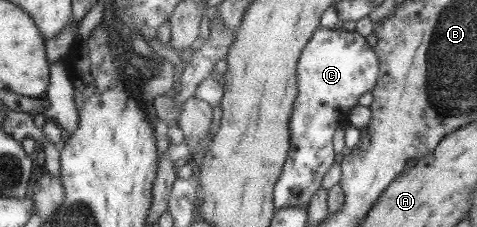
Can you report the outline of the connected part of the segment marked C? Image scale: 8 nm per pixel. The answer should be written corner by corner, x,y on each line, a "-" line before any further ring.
318,27
304,49
297,62
297,98
293,104
292,117
289,118
290,150
281,175
273,187
273,207
282,209
286,207
304,207
314,191
320,187
320,179
324,177
326,169
334,163
332,153
332,135
342,117
340,109
350,109
358,105
358,97
369,93
377,84
380,76
377,52
373,50
372,41
343,29
326,29

